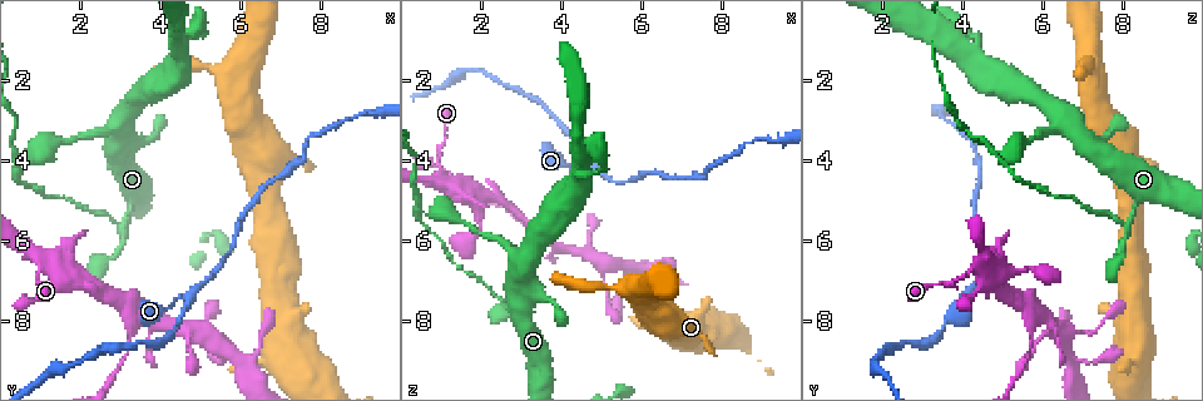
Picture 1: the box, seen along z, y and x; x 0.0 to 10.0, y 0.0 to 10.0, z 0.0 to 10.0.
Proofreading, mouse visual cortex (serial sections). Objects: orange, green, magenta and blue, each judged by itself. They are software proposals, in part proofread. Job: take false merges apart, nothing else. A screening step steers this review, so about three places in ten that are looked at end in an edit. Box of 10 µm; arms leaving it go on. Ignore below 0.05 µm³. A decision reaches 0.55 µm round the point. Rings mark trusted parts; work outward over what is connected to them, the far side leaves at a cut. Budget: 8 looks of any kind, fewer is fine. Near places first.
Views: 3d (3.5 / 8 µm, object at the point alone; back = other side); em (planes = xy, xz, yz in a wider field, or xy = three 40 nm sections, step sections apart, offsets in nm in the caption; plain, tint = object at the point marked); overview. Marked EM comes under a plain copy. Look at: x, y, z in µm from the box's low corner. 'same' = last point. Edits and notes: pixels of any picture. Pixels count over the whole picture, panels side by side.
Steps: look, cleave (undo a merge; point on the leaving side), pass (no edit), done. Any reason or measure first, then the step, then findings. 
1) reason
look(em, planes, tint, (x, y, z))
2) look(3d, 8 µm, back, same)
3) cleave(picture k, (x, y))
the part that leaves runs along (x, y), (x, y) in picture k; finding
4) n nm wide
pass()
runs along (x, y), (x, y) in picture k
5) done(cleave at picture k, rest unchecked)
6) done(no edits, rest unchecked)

branch point
look(3d, 8 µm, (4.65, 7.40, 4.15))

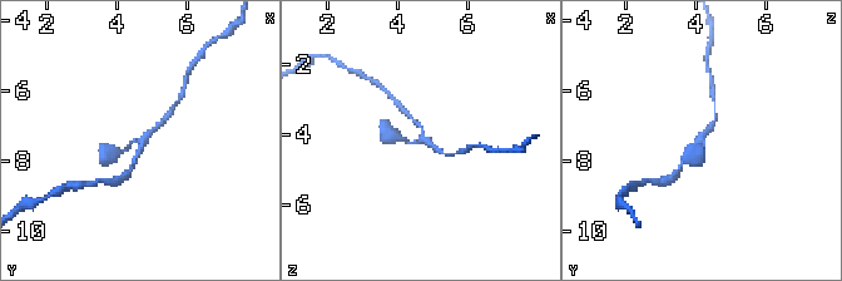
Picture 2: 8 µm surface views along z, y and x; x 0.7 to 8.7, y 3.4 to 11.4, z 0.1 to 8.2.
3 arms; arms of 150, 150, 250 nm
look(em, xy, step 1, tint, same)

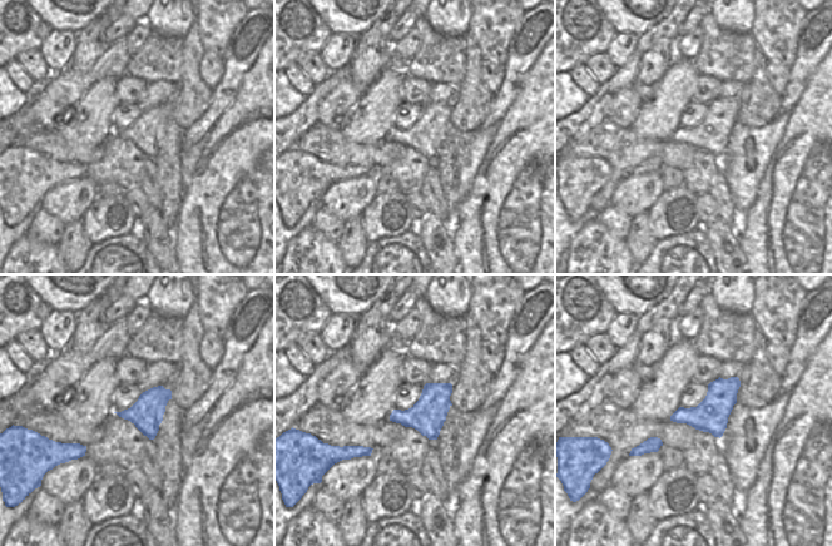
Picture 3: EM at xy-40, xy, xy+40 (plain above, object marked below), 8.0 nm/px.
pass()
runs along (109, 152), (128, 149), (166, 118) in picture 2; all the same cell

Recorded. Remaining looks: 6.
a fork
look(3d, 3.5 µm, (3.30, 7.75, 5.65))

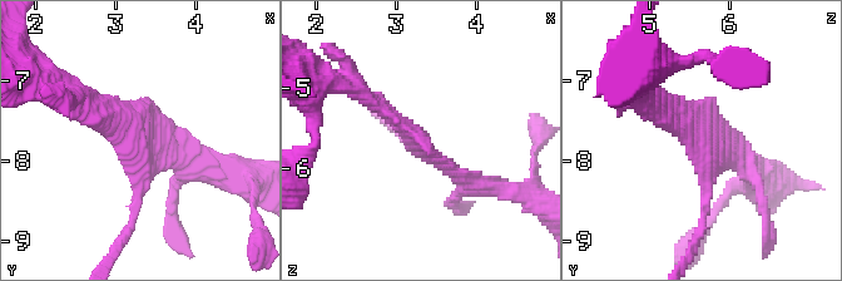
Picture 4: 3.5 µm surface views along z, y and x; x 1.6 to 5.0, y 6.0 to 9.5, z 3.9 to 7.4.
now the EM
look(em, planes, tint, (3.25, 7.75, 5.70))

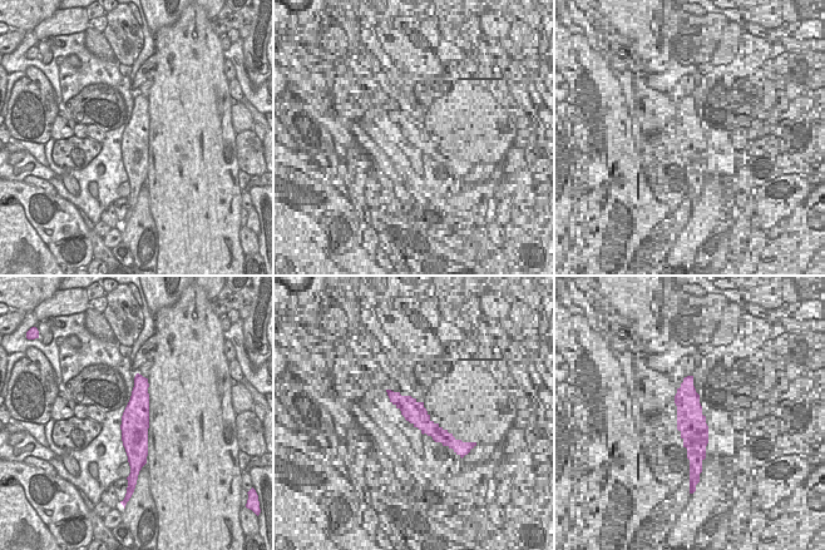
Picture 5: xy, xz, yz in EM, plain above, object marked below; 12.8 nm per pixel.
pass()
runs along (138, 377), (137, 456) in picture 5; one cell here

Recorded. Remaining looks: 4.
two arms in line, one across
look(3d, 3.5 µm, (3.10, 5.70, 8.15))

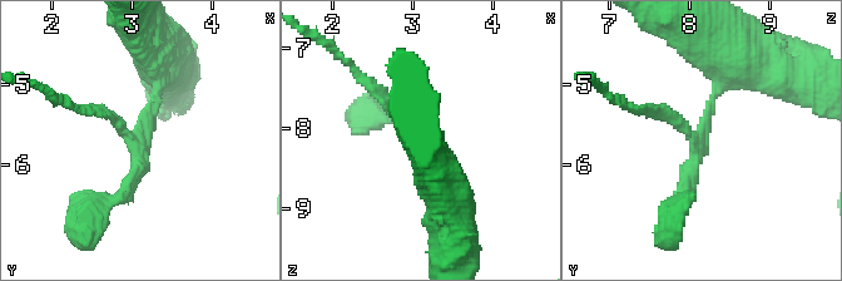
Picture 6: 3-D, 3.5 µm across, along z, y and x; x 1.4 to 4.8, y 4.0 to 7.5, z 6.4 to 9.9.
look(em, xy, step 2, tint, (3.00, 5.65, 8.10))

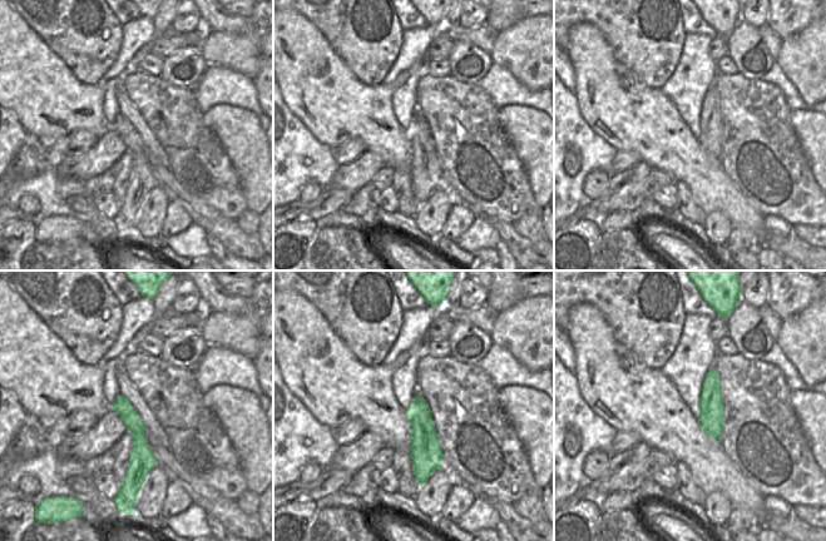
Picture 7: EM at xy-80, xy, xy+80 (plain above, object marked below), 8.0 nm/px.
cut it another way
look(em, xy, step 1, tint, same)

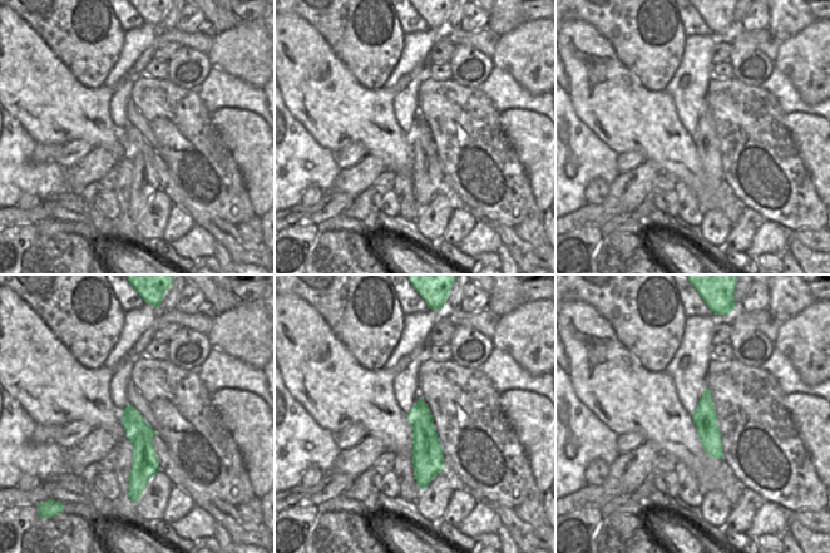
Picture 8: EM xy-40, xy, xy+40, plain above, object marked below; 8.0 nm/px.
220 nm wide
cleave(picture 6, (382, 94))
the part that leaves runs along (124, 132), (102, 108), (74, 108), (43, 89) in picture 6; a second cell is stuck on

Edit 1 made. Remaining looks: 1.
done(cleave at picture 6, rest unchecked)

